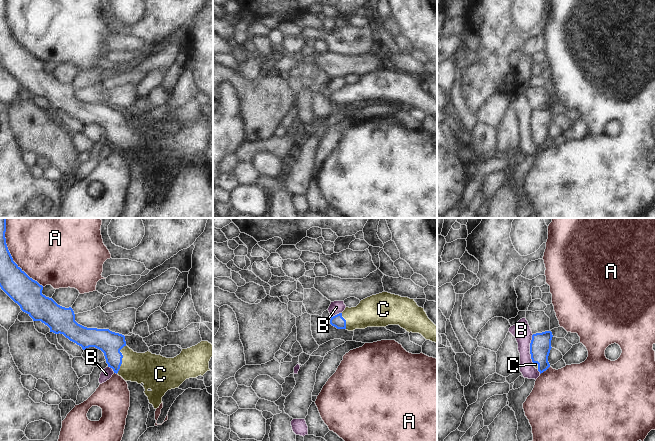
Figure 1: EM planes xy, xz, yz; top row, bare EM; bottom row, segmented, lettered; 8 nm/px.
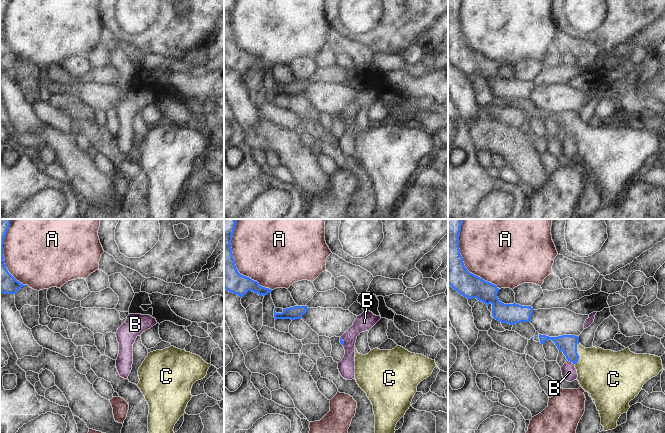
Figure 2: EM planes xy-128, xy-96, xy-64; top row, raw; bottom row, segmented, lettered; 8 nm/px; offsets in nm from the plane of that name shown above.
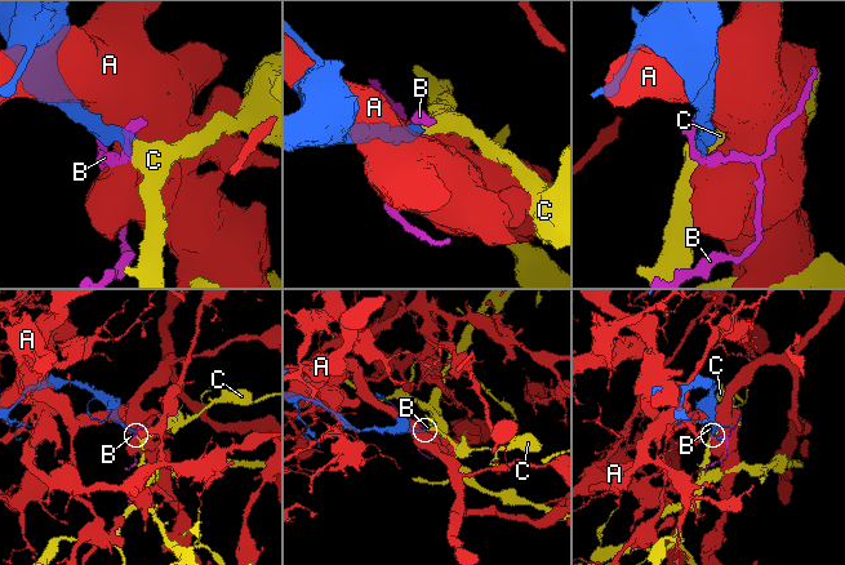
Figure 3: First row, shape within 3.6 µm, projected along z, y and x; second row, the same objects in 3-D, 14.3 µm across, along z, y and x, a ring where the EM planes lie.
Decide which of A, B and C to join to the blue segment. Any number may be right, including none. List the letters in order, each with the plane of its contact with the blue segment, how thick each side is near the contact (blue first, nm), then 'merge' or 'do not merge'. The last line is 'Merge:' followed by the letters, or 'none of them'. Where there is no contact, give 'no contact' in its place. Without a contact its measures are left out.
A: contact in xy; calibres 220 and 440 nm; do not merge
B: contact in yz; calibres 170 and 150 nm; do not merge
C: contact in xy; calibres 190 and 260 nm; merge
Merge: C

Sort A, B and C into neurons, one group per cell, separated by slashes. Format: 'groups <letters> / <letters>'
groups A / B / C

